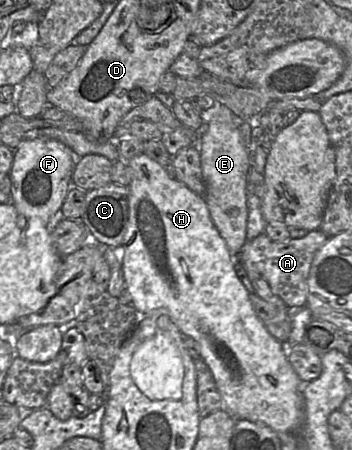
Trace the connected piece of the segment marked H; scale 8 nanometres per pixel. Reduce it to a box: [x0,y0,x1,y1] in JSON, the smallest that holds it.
[121,153,304,434]

